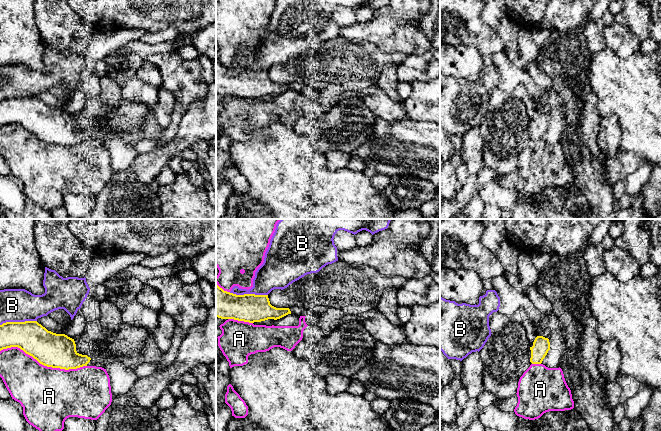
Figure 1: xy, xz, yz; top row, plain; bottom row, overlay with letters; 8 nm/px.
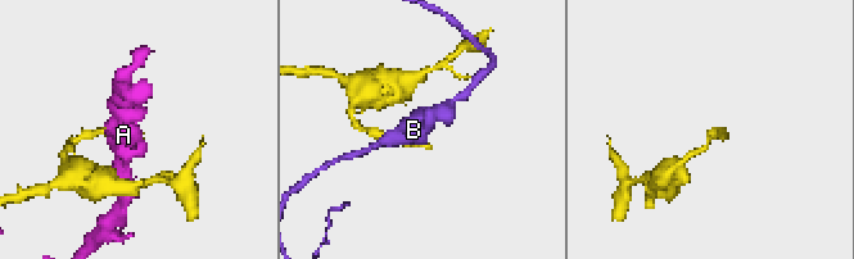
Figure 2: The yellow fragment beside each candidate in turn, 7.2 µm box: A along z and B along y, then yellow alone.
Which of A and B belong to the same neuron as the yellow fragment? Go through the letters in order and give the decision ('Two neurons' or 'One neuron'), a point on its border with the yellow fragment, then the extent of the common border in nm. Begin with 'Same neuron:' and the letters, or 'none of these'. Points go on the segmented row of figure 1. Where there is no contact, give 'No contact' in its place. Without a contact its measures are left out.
Same neuron: none of these
A: Two neurons. Touches yellow at xy (43, 364). Shared border 700 nm
B: Two neurons. Touches yellow at xz (248, 294). Shared border 320 nm

